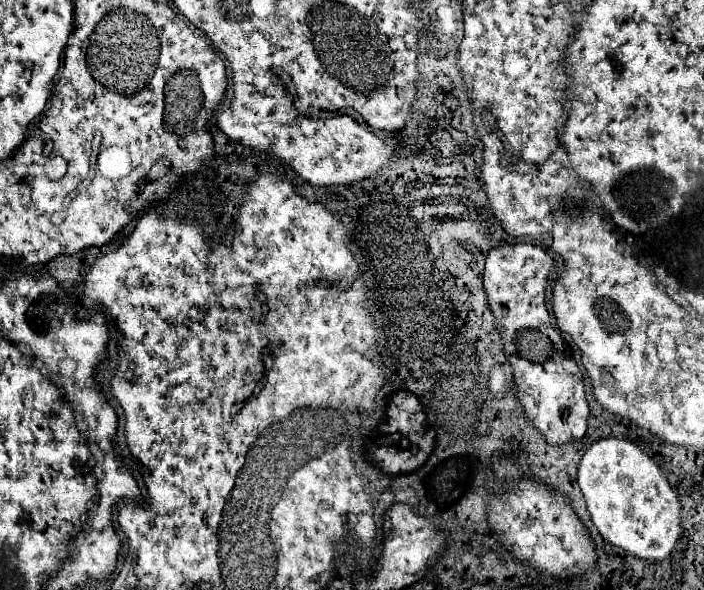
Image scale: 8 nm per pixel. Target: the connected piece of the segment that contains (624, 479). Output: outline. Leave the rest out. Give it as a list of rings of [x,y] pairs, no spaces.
[[[600,439],[578,465],[578,485],[584,493],[592,523],[612,545],[650,561],[666,559],[680,533],[680,503],[660,467],[626,439]]]

